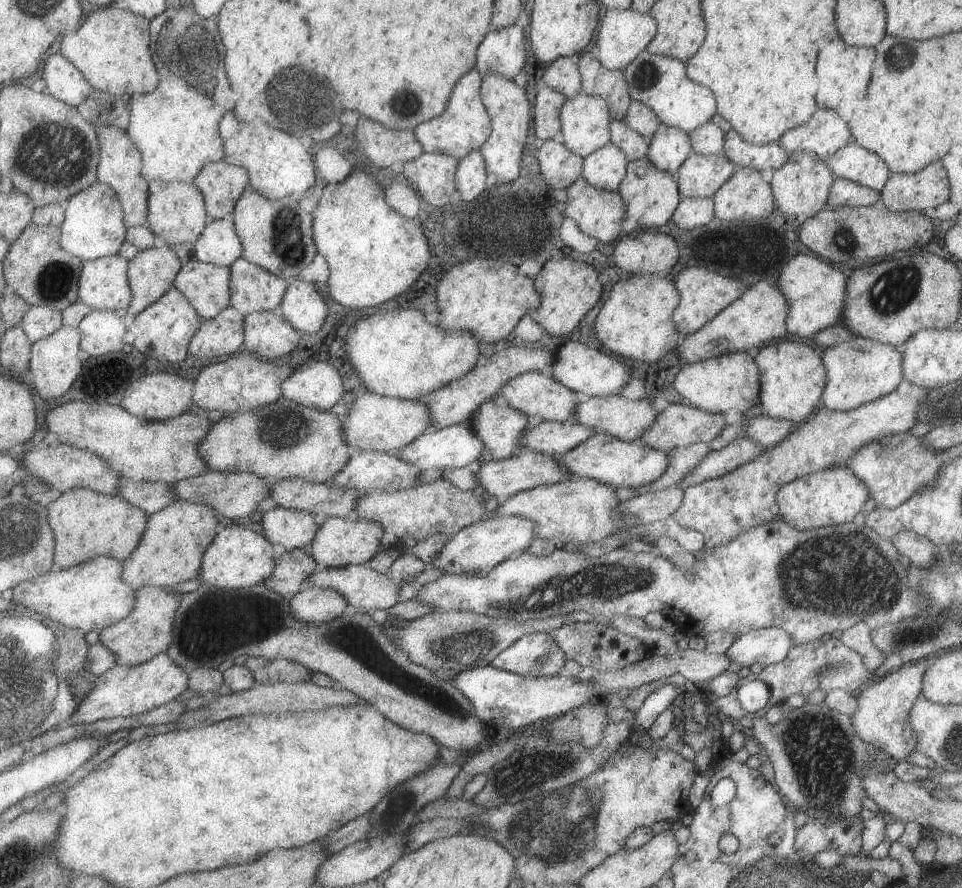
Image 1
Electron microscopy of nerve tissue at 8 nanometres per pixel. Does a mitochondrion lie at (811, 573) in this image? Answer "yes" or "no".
yes

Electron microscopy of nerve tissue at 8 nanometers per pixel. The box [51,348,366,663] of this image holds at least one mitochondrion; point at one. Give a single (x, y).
(215, 620)

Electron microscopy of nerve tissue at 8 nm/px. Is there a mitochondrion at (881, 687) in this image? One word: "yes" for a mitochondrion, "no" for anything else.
no

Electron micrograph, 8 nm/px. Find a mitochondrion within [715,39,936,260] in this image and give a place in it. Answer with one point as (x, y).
(899, 59)

